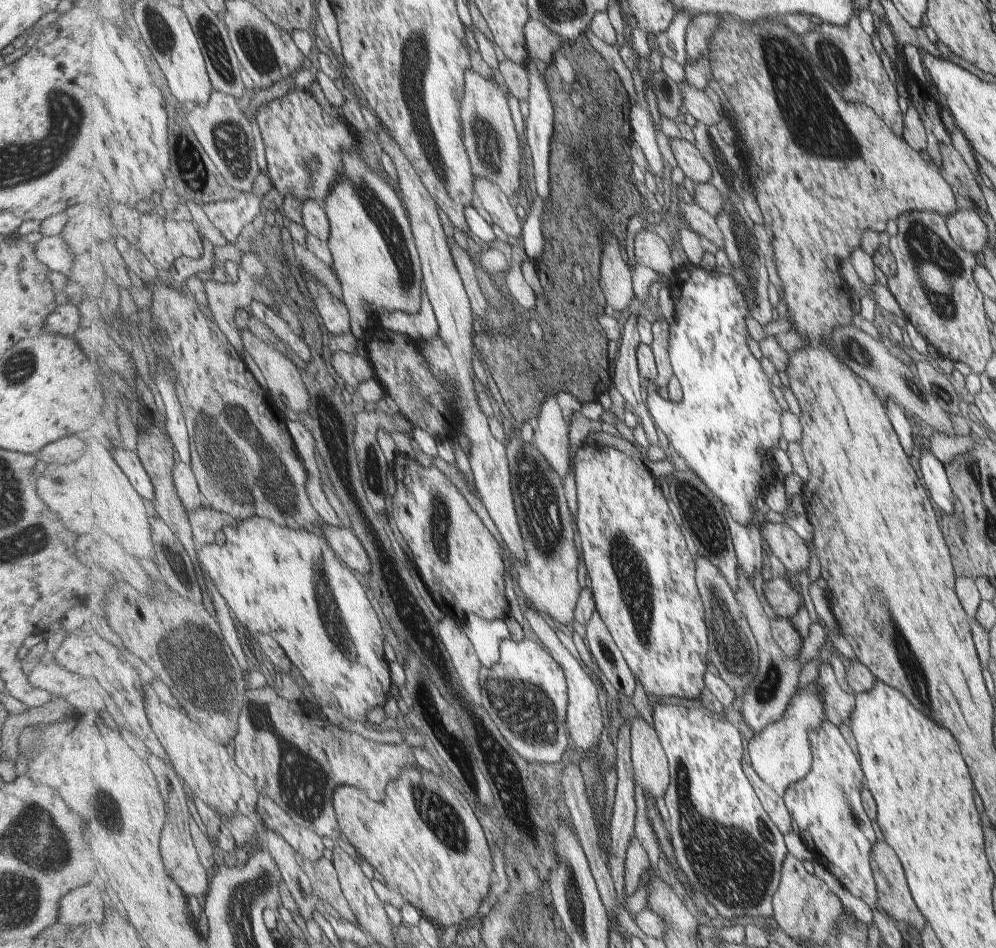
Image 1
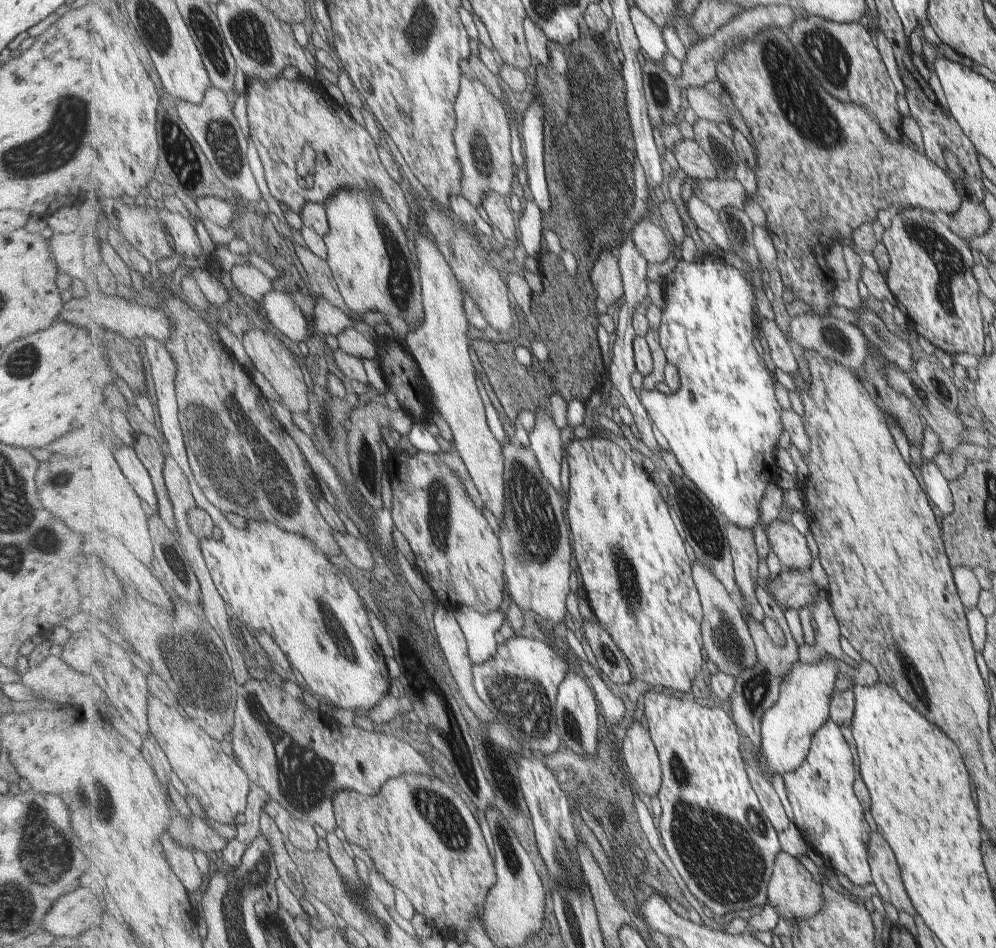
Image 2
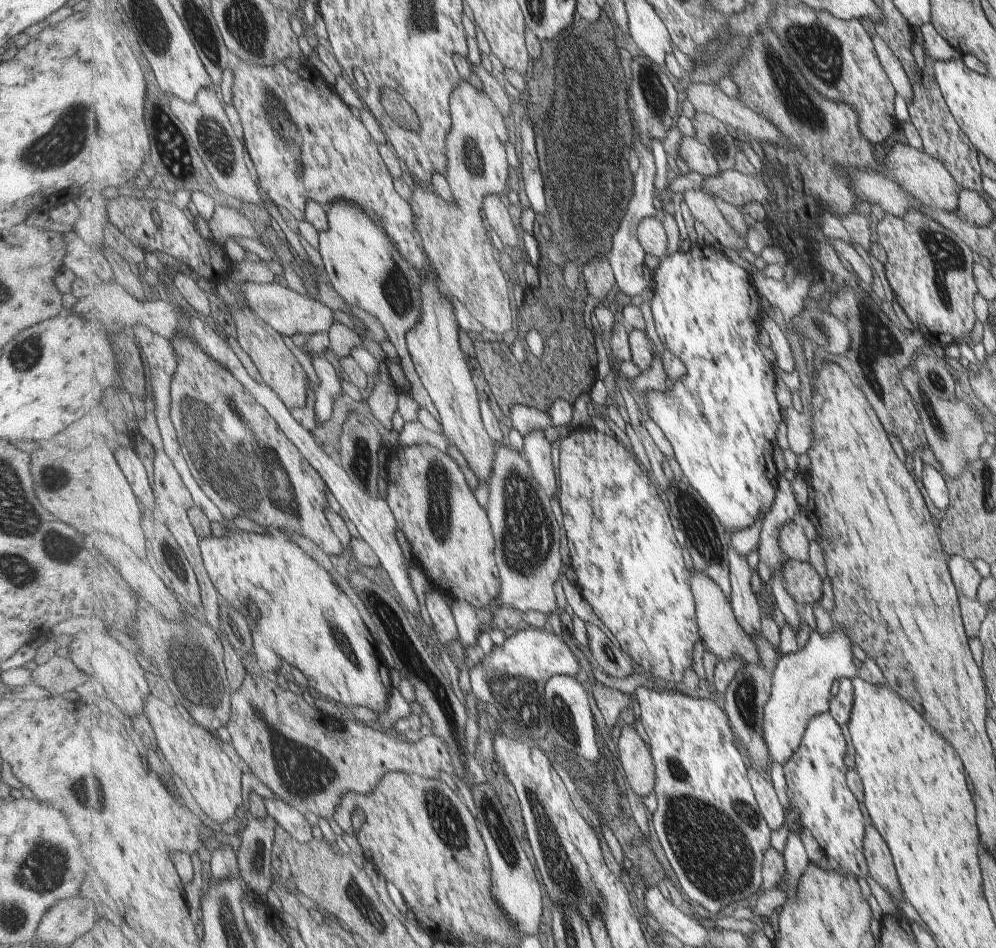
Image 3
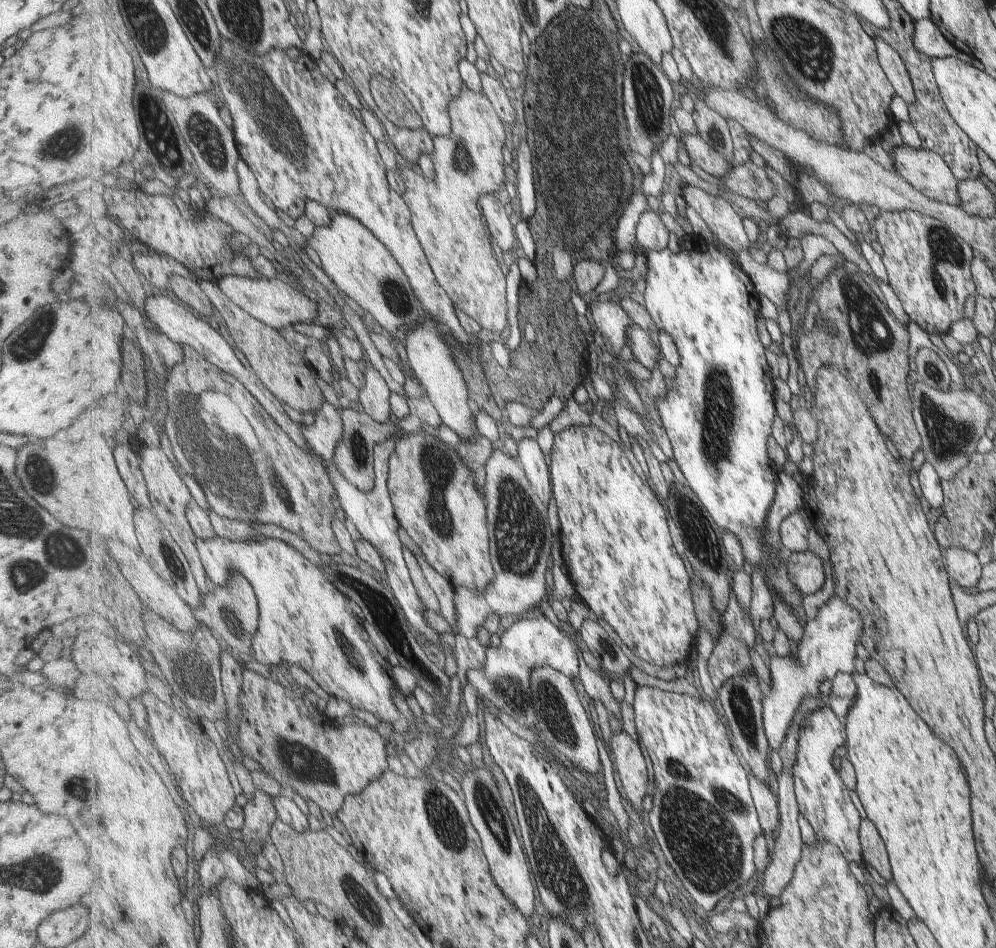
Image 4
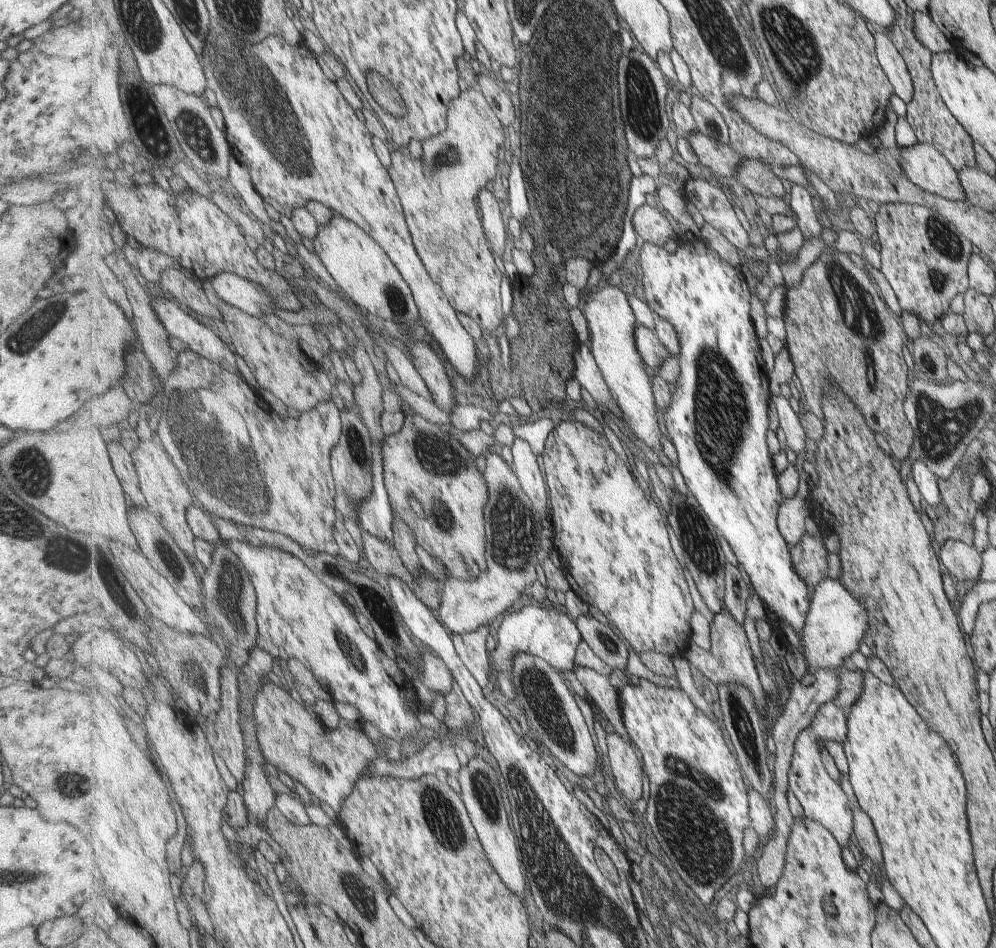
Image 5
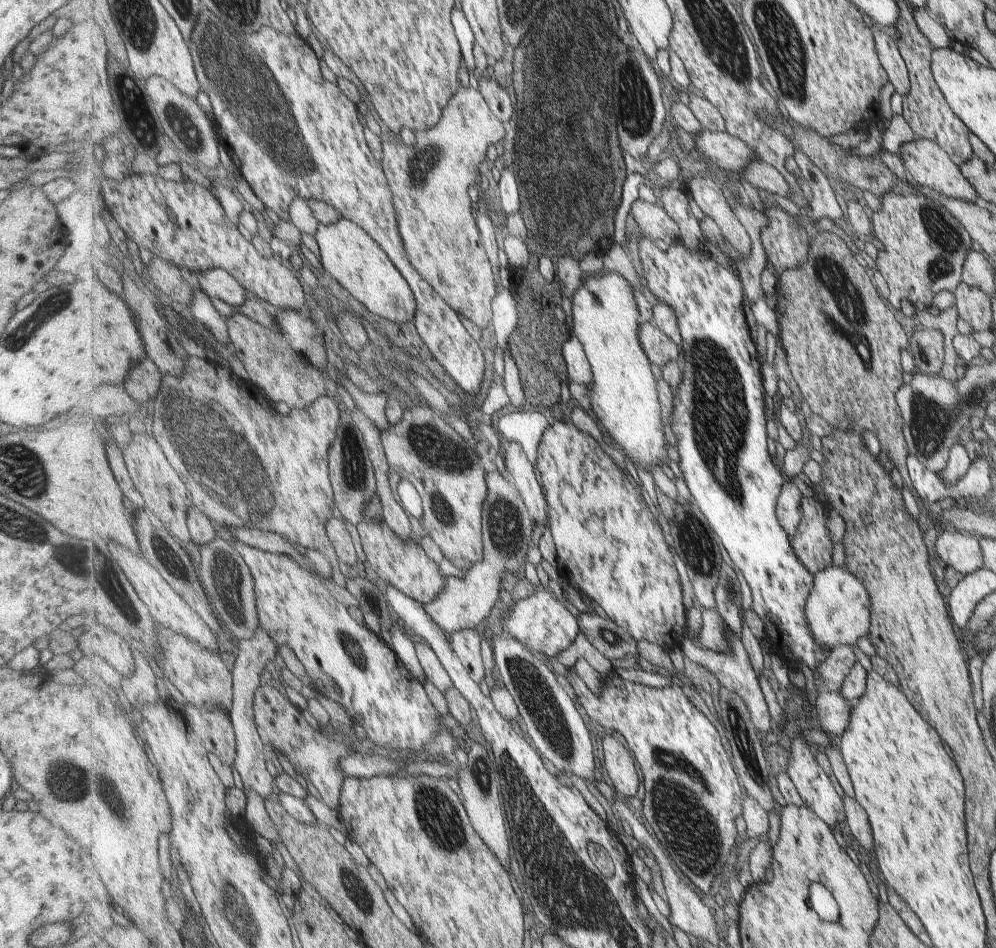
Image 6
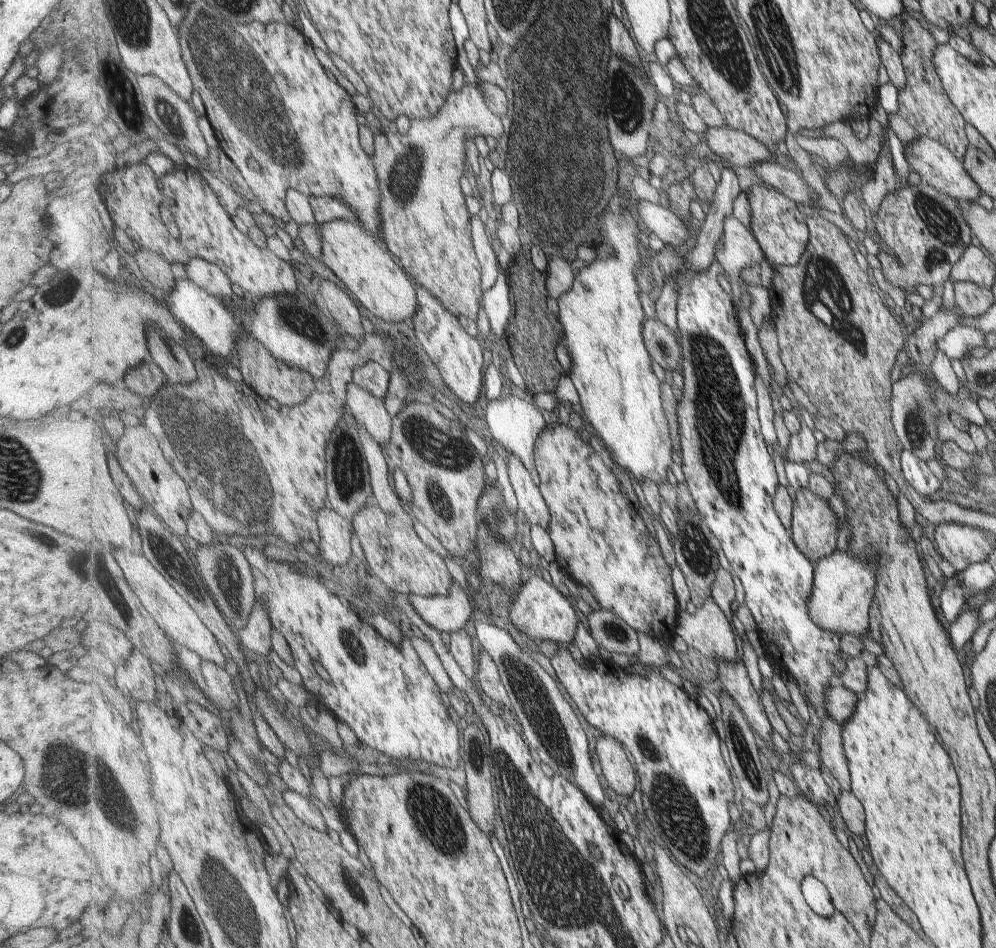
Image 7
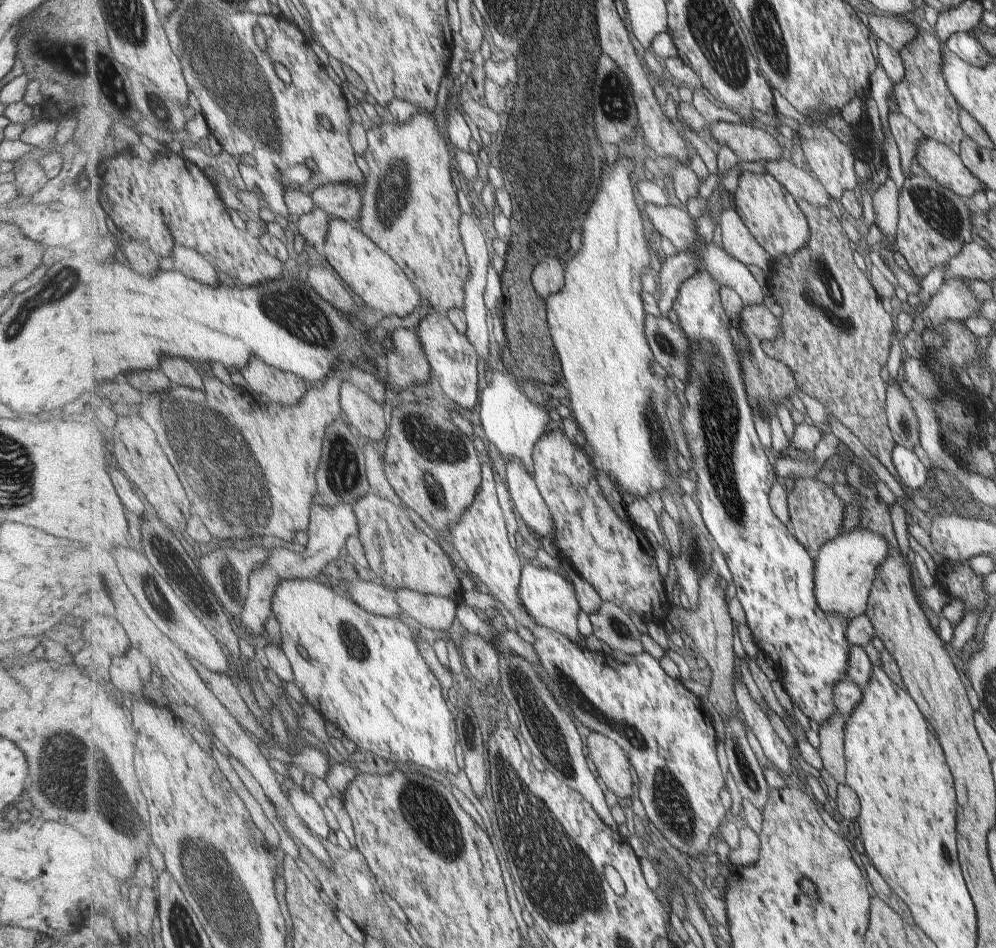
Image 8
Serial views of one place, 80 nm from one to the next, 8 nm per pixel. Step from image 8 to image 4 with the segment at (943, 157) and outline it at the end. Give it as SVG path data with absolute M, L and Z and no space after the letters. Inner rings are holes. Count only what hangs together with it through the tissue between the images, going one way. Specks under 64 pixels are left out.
M902 144L893 148L892 155L893 170L923 196L938 203L959 205L959 182L937 153Z

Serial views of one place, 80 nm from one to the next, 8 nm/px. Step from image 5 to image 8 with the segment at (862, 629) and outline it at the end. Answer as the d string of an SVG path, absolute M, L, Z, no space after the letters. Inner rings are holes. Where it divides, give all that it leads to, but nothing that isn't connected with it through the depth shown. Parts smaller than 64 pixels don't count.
M858 525L853 531L846 534L839 534L830 541L827 541L816 552L817 566L814 572L814 596L818 607L824 613L831 615L841 615L849 624L851 619L860 617L866 611L866 602L873 587L876 568L883 562L887 549L889 548L883 537L870 533L866 529L861 529Z

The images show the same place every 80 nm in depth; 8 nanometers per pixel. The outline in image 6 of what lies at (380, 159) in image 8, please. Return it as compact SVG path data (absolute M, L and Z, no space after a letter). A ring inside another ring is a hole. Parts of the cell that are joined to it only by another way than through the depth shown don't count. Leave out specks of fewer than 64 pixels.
M469 86L450 100L436 127L419 131L415 137L415 144L402 139L382 144L383 168L394 192L406 251L438 294L488 334L499 284L480 232L471 188L485 182L478 174L483 174L481 166L487 160L489 146L505 140L505 128L479 87ZM423 140L429 142L427 150L423 150Z

